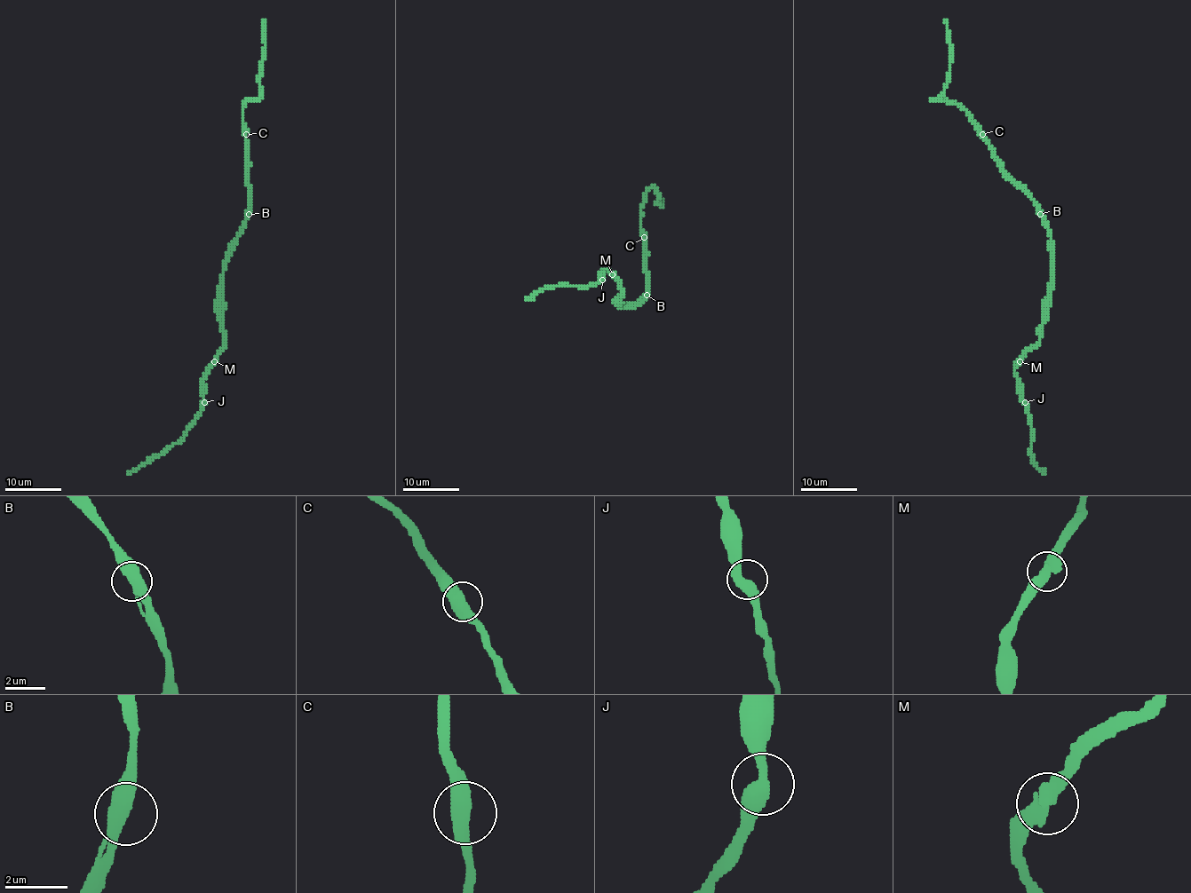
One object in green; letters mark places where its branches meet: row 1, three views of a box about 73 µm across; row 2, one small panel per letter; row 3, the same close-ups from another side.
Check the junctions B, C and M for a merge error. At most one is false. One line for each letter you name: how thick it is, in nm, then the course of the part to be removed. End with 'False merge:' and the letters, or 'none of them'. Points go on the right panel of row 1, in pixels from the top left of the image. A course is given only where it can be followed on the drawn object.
False merge: none of them

